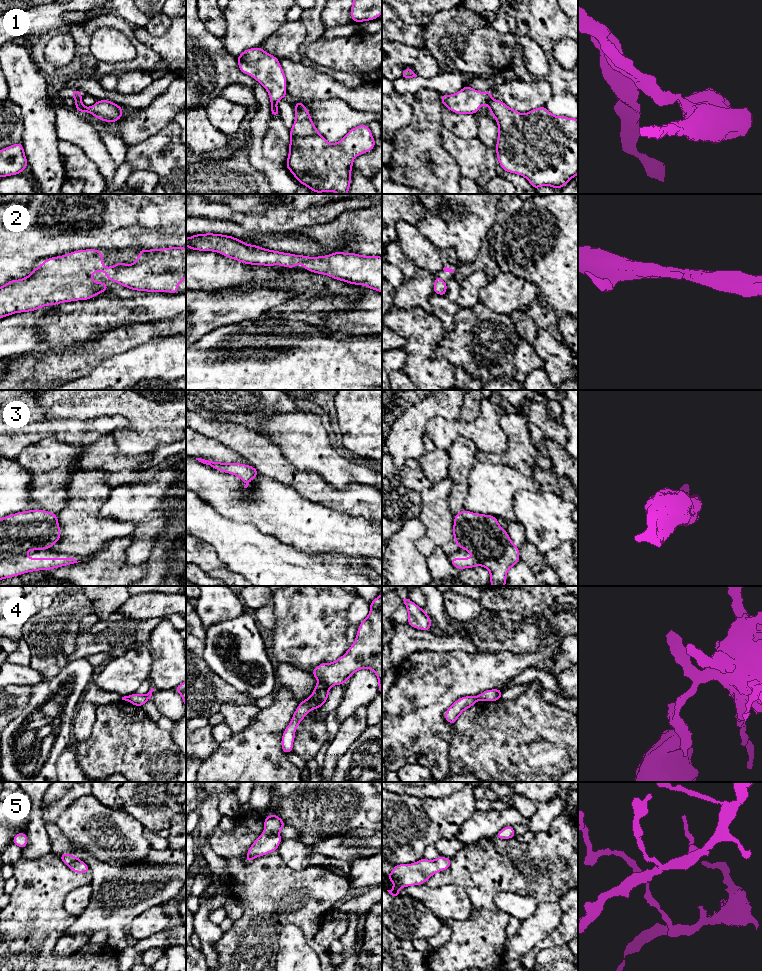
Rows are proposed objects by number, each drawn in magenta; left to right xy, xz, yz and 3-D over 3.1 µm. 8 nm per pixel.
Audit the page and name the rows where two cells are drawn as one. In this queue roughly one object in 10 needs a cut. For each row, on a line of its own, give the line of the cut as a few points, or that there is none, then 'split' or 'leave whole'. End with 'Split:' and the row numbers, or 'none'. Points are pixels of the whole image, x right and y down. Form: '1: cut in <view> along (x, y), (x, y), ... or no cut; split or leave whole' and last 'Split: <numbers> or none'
1: cut in xy along (80, 99), (76, 101); split
2: no cut; leave whole
3: no cut; leave whole
4: cut in xz along (318, 680), (321, 680), (329, 687); split
5: no cut; leave whole
Split: 1, 4

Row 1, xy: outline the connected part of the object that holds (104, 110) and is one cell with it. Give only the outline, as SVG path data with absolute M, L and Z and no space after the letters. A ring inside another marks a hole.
M81 100L76 101L77 111L90 113L104 122L117 122L123 115L123 108L109 100L98 100L93 106L85 107Z

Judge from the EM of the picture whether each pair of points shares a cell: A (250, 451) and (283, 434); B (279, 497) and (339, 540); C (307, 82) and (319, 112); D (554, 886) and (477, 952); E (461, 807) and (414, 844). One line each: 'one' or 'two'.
A: two
B: one
C: two
D: one
E: one

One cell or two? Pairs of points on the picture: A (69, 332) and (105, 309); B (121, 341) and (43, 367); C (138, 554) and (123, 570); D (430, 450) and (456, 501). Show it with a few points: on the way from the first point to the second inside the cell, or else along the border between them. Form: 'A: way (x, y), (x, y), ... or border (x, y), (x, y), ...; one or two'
A: way (78, 327), (96, 318); one
B: way (102, 347), (76, 361), (62, 364); one
C: border (132, 541), (126, 550), (124, 562), (142, 565); two
D: border (446, 452), (449, 458), (447, 476); two

